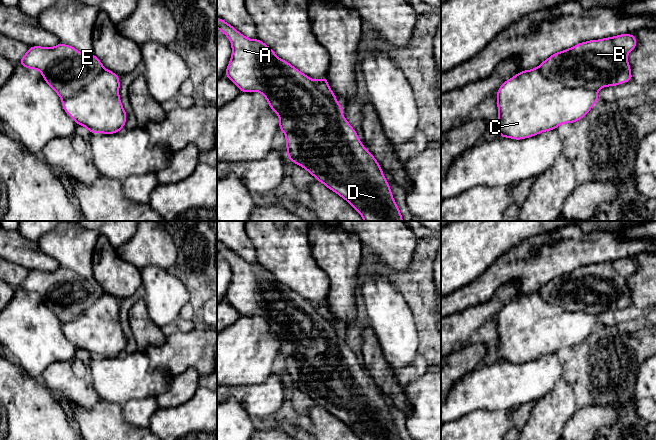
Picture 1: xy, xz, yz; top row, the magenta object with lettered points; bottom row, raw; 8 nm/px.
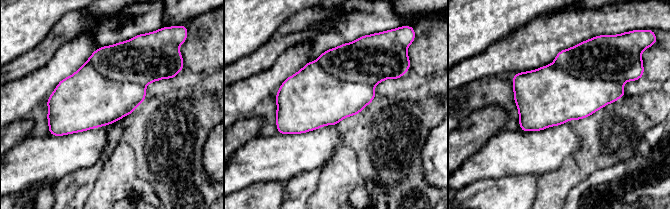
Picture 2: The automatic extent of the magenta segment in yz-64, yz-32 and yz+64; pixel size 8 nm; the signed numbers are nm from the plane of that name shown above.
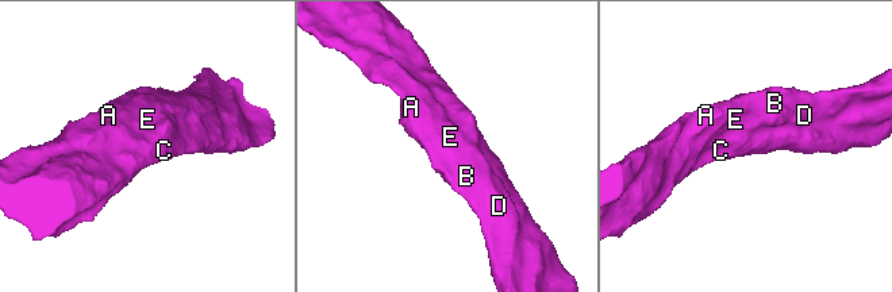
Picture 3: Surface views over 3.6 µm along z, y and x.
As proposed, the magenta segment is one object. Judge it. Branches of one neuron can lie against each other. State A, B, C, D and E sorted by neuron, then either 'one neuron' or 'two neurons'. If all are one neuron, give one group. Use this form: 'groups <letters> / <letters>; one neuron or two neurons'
groups A B C D E; one neuron

